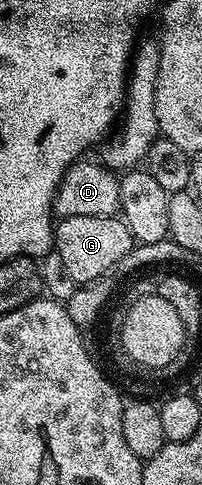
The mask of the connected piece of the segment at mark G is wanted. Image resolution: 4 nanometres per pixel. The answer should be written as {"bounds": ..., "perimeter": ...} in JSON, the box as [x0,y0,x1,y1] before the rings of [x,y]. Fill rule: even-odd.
{"bounds":[54,215,134,286],"perimeter":[[[74,215],[65,217],[54,229],[54,253],[60,256],[64,273],[77,286],[90,283],[111,274],[120,259],[126,257],[134,246],[134,238],[128,224],[119,216]]]}

